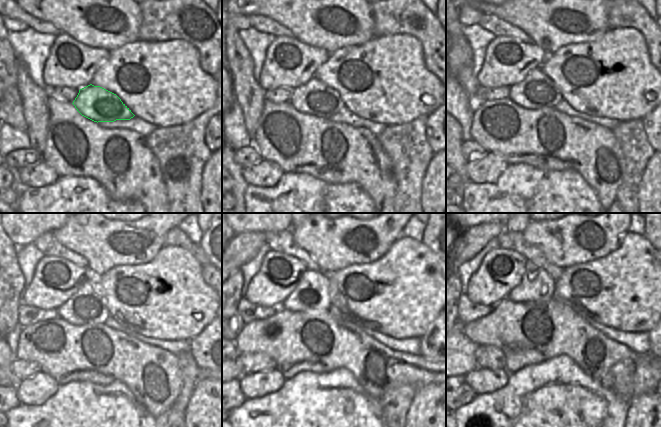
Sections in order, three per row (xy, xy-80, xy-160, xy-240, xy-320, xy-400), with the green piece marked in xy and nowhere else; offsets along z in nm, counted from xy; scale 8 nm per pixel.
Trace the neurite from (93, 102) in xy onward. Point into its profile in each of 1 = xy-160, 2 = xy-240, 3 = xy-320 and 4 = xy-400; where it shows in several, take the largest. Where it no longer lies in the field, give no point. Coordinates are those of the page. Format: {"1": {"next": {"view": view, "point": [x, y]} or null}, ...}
{"1": {"next": {"view": "xy-160", "point": [537, 90]}}, "2": {"next": {"view": "xy-240", "point": [86, 306]}}, "3": {"next": {"view": "xy-320", "point": [312, 292]}}, "4": {"next": {"view": "xy-400", "point": [536, 284]}}}

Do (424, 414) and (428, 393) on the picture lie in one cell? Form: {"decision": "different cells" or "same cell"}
{"decision": "same cell"}

